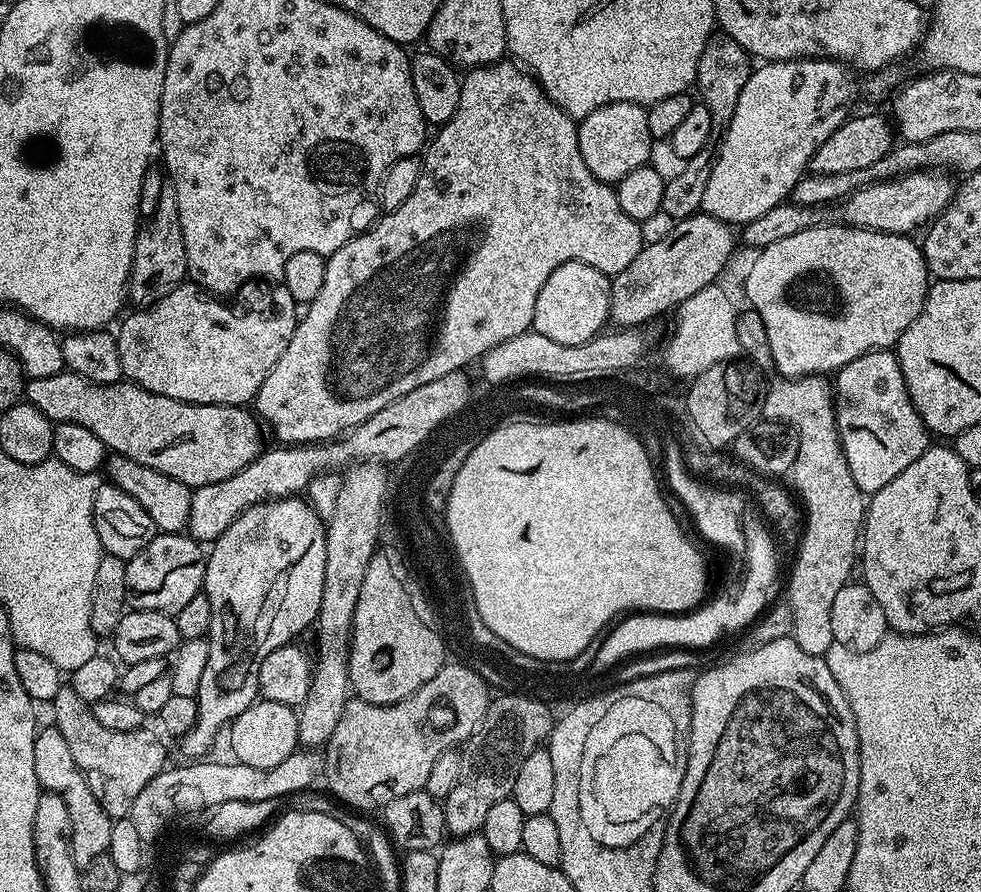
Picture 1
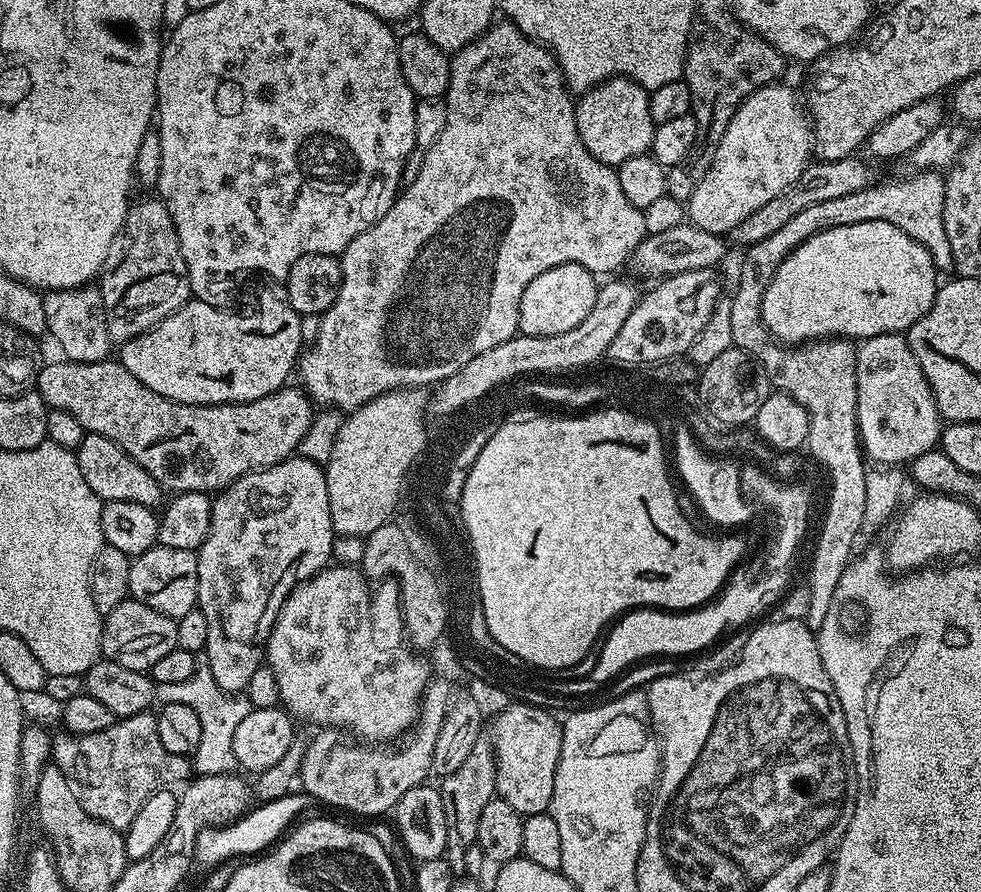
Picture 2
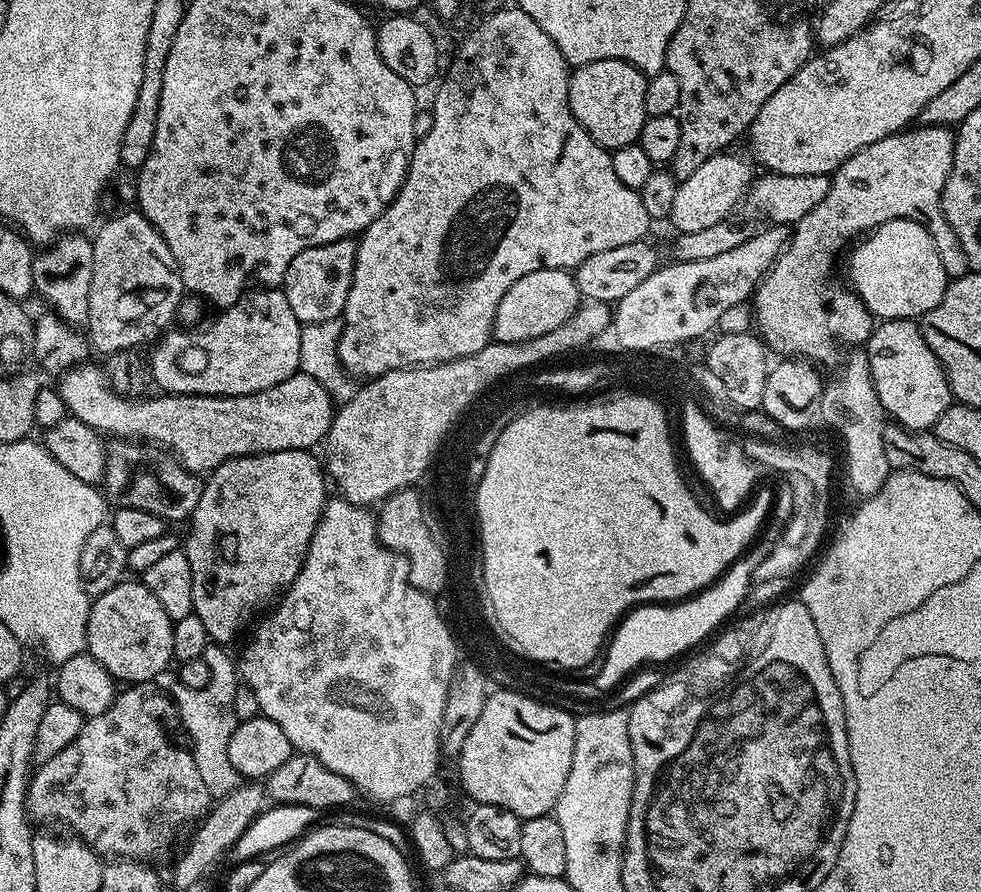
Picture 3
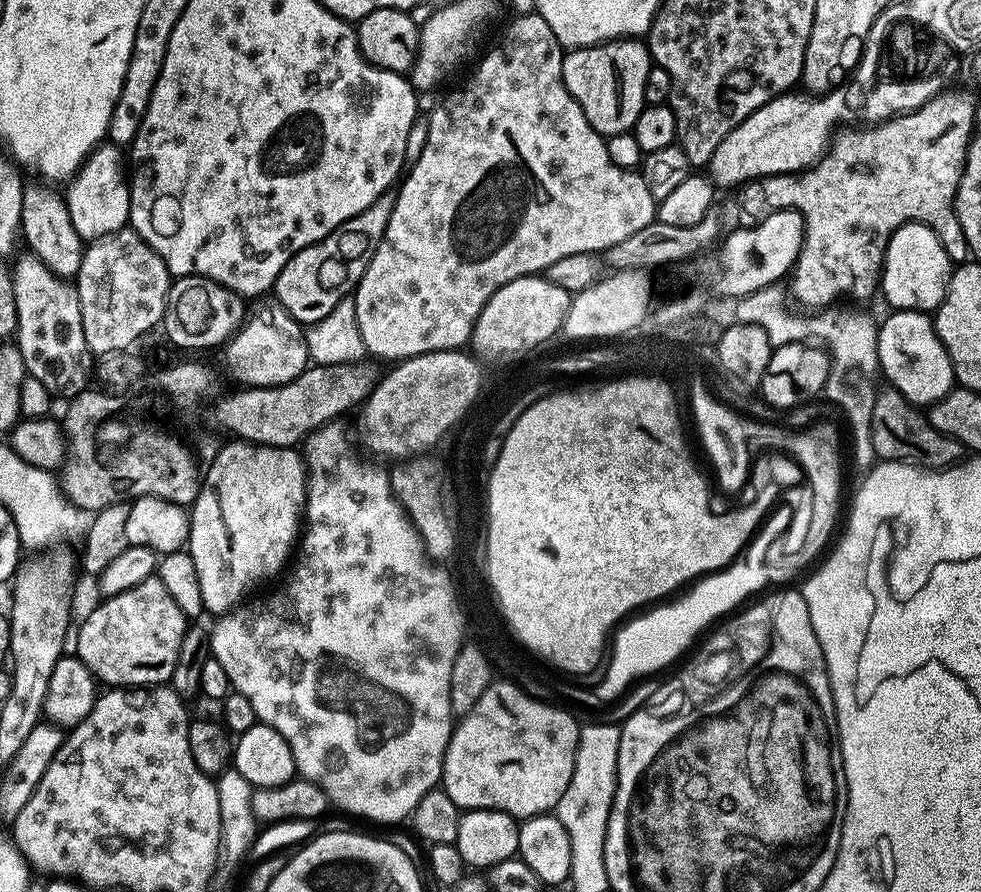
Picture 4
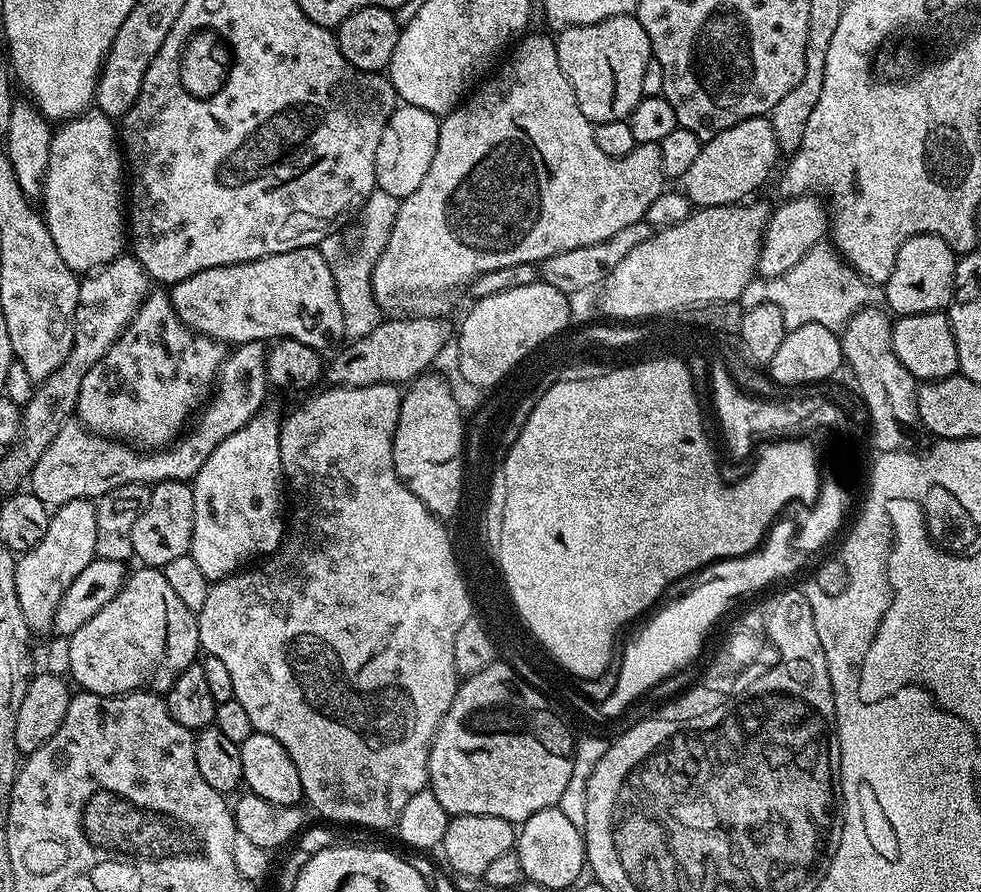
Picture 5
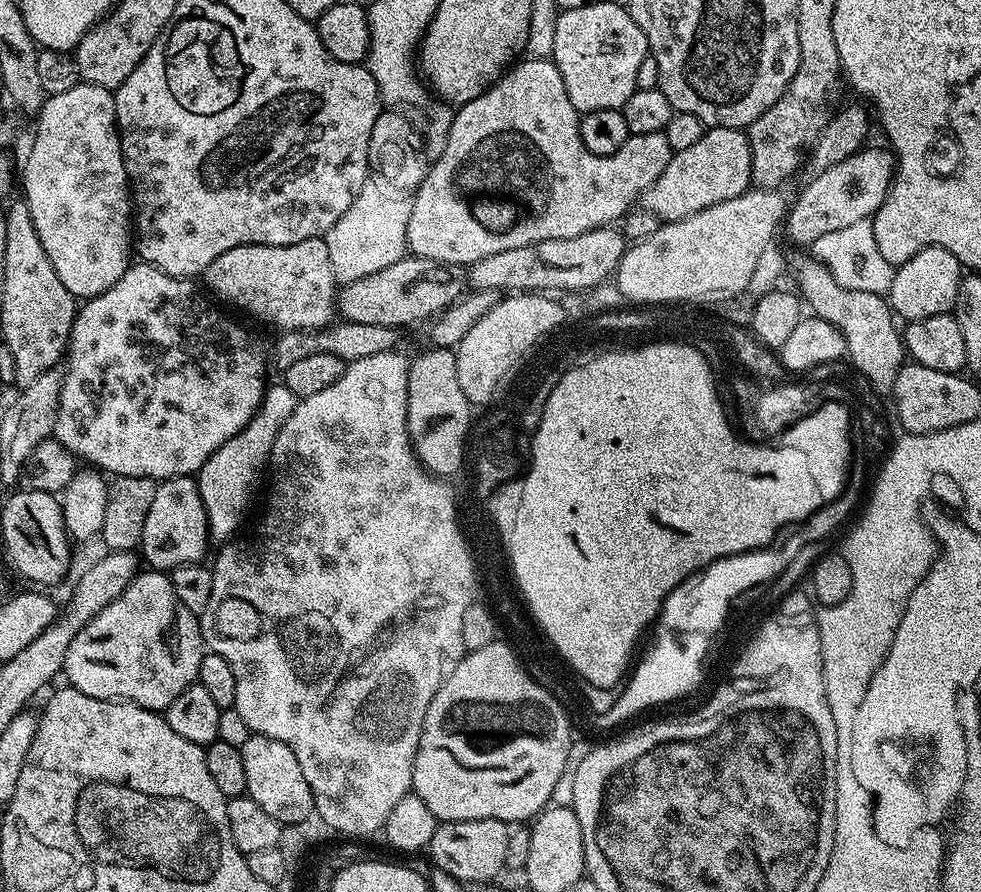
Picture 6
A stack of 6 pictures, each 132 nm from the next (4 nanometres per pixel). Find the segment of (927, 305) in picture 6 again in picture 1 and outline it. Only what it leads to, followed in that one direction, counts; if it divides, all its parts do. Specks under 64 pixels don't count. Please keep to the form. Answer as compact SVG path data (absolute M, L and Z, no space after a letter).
M826 224L810 230L802 230L802 234L793 234L791 238L782 238L782 242L774 242L770 246L759 249L755 253L756 261L749 266L748 273L744 276L744 296L748 299L747 307L751 311L757 312L762 318L762 326L766 330L768 339L768 353L772 355L775 371L780 371L777 373L784 378L832 374L842 366L854 362L854 358L858 358L862 354L891 349L900 341L900 335L906 330L906 326L910 326L910 322L914 322L914 318L918 318L924 305L924 299L928 296L930 273L924 261L921 245L917 241L915 244L911 235L899 236L898 234L886 234L885 232L847 226L835 228L832 224Z

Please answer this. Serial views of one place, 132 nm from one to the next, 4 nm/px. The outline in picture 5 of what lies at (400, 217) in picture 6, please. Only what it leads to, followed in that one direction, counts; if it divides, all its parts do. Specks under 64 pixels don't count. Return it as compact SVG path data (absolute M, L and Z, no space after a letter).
M373 194L368 197L363 208L359 209L360 216L360 245L356 248L356 256L347 256L340 240L333 234L325 235L318 247L326 258L330 270L334 274L334 286L338 294L338 306L342 306L342 322L344 335L348 338L365 336L378 326L382 319L380 307L372 293L372 271L376 259L382 254L386 242L390 242L390 230L394 230L396 215L400 209L400 200L383 194Z

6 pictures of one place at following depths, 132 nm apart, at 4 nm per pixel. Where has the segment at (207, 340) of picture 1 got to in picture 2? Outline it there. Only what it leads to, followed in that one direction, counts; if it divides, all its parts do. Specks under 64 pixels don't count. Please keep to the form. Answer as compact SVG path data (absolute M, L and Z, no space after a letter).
M264 282L264 285L257 292L249 294L248 305L241 312L232 311L215 308L195 298L189 299L188 303L177 308L162 322L158 322L149 332L143 332L140 336L123 341L119 345L118 359L126 366L126 370L130 370L130 374L134 374L134 378L138 378L138 382L142 382L142 386L150 386L150 390L154 390L154 394L162 394L162 398L170 398L179 404L245 404L246 402L254 402L271 392L277 392L279 388L283 388L289 383L288 375L291 372L293 375L302 355L302 345L305 343L300 325L301 315L290 306L285 285L280 282Z

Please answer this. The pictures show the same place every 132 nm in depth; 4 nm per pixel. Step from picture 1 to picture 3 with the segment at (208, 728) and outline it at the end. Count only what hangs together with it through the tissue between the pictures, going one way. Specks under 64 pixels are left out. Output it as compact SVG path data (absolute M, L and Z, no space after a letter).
M302 448L258 452L254 456L235 456L207 473L198 506L187 525L188 541L185 544L183 541L182 551L188 555L194 578L192 611L202 618L209 641L228 642L224 640L234 639L240 632L240 623L250 619L259 608L267 609L268 599L279 597L300 573L304 555L308 552L316 523L326 503L326 472L321 461L319 464L312 455L311 451Z

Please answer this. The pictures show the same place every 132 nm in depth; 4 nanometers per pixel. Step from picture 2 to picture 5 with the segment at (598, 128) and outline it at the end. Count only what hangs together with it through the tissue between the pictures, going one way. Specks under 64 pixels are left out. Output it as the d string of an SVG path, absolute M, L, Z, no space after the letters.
M629 14L606 18L593 24L570 24L559 30L560 36L555 37L558 66L562 66L562 74L566 74L567 83L572 88L572 99L578 102L582 114L586 114L593 126L602 122L627 120L642 96L642 74L646 70L646 62L653 60L650 38L646 38L642 22L638 22L635 15Z

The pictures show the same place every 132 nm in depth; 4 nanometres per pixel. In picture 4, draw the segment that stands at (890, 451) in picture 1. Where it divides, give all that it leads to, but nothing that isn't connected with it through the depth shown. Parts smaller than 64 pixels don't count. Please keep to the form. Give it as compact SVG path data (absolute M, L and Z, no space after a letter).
M889 311L885 320L879 321L880 333L876 339L878 362L882 373L891 387L917 406L938 403L954 387L956 375L950 362L946 346L938 338L933 317L926 312Z

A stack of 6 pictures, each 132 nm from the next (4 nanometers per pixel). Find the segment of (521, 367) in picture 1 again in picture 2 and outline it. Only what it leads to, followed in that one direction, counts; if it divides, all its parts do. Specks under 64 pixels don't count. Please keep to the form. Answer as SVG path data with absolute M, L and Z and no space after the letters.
M711 268L680 272L676 276L665 276L649 292L641 295L640 301L630 310L630 316L618 330L614 342L610 342L610 358L624 359L631 364L654 363L683 357L689 346L698 338L702 326L714 312L716 301L721 299L720 280Z

